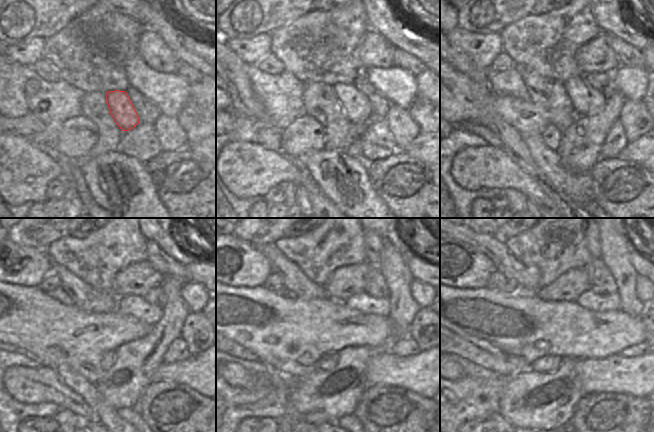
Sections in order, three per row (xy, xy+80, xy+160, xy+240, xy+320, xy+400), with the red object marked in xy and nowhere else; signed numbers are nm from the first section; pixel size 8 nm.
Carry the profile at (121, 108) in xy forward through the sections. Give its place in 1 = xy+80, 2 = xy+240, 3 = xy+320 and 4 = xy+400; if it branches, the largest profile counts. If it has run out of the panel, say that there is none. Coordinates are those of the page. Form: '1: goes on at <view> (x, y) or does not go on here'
1: goes on at xy+80 (356, 106)
2: goes on at xy+240 (134, 305)
3: goes on at xy+320 (363, 302)
4: goes on at xy+400 (588, 299)

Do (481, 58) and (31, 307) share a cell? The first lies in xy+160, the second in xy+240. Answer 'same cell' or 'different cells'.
different cells

